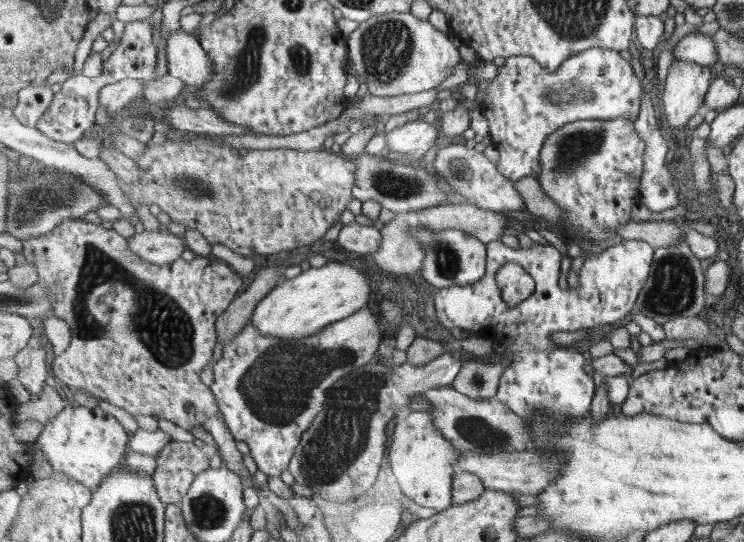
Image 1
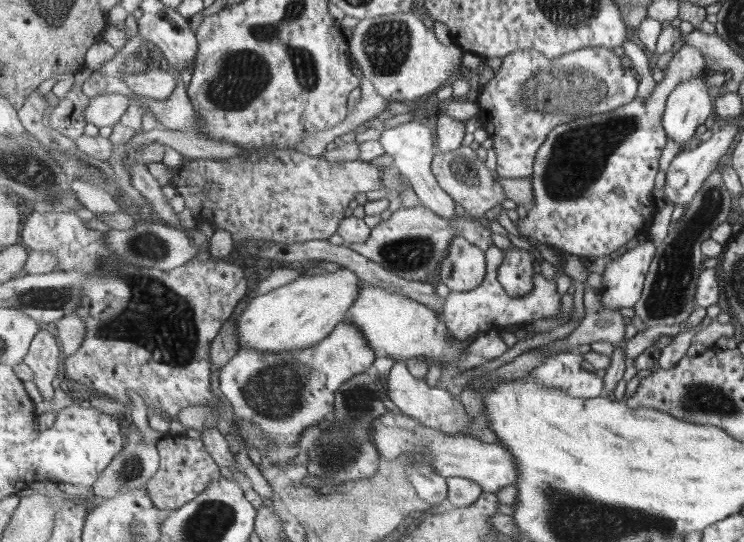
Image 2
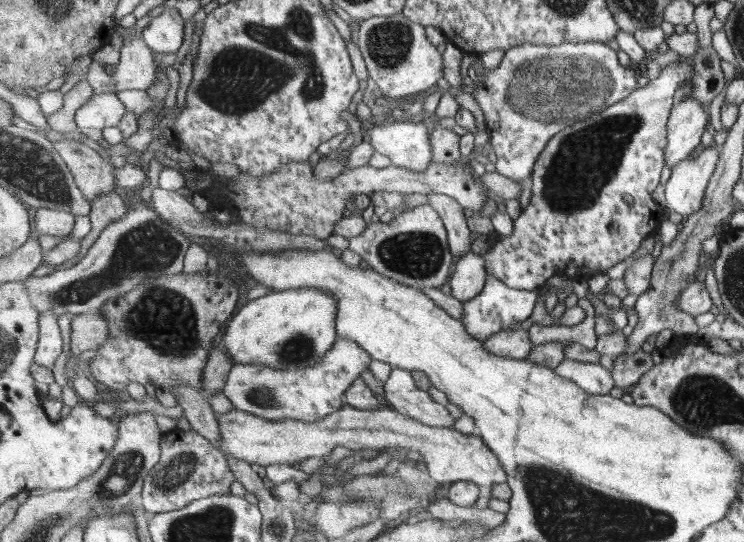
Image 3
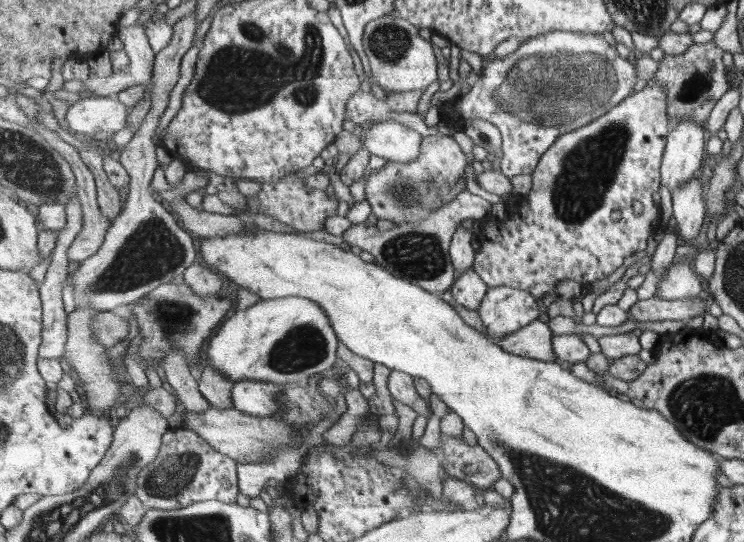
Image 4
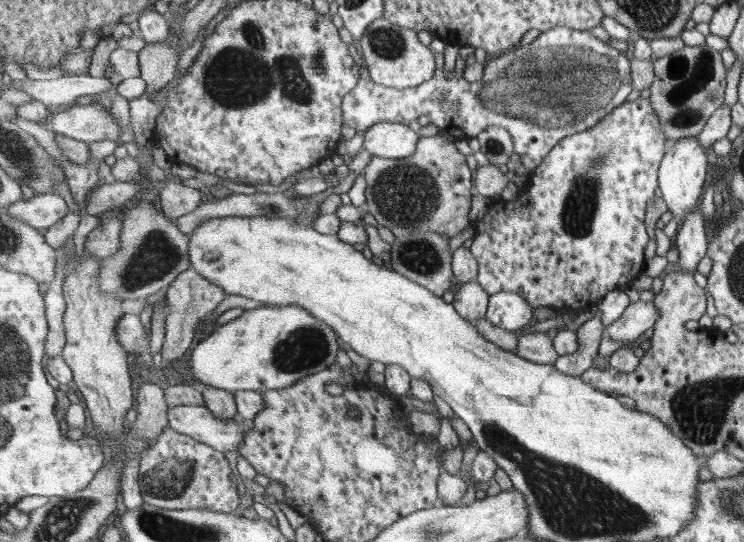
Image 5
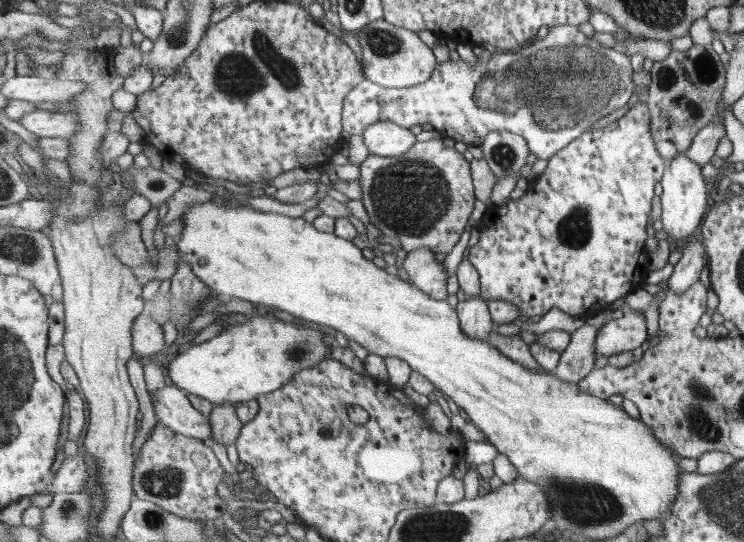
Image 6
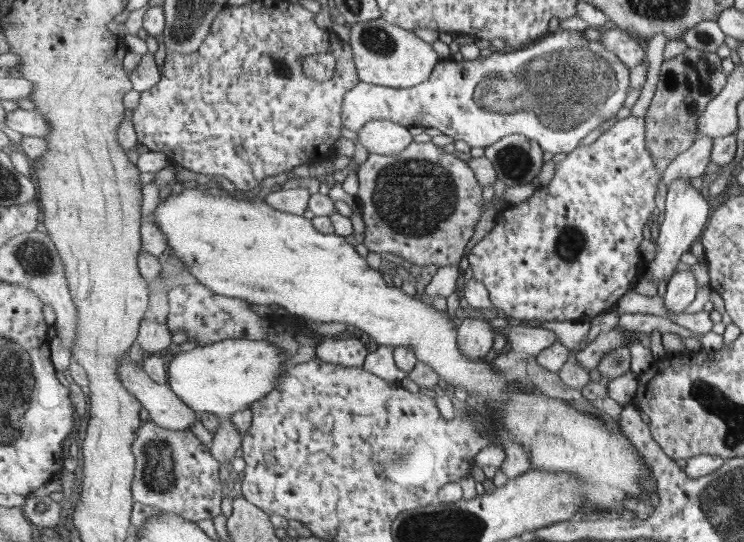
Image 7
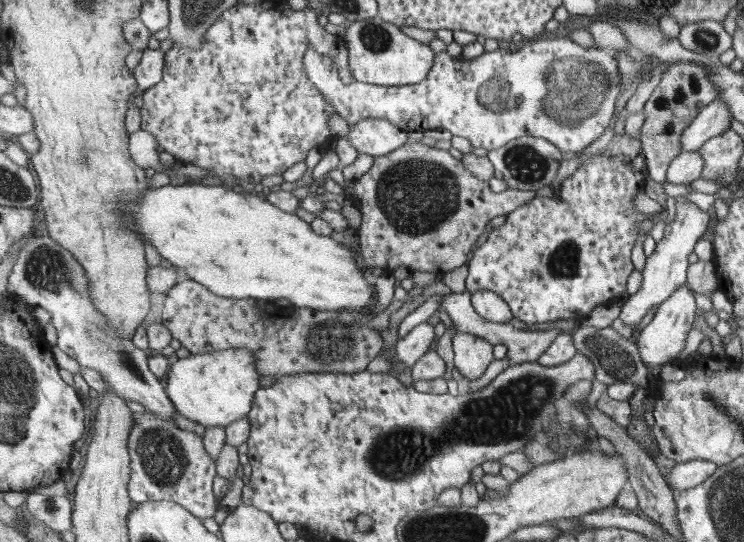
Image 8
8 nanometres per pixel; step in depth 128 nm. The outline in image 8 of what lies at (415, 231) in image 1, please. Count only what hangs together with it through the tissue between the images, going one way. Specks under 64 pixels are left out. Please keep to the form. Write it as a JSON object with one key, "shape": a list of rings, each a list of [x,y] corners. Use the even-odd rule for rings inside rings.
{"shape":[[[457,332],[453,339],[454,364],[463,375],[463,380],[470,382],[483,376],[493,358],[493,346],[479,335]]]}

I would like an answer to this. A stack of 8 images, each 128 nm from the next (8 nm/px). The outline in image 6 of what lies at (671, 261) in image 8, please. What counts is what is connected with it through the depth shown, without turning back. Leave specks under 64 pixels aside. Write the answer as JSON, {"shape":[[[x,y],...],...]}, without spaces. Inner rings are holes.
{"shape":[[[685,153],[677,155],[675,159],[668,162],[661,186],[663,229],[673,244],[677,241],[684,243],[685,240],[689,240],[689,237],[693,237],[695,230],[702,225],[701,220],[707,212],[707,204],[712,204],[707,194],[709,188],[705,186],[701,165]]]}

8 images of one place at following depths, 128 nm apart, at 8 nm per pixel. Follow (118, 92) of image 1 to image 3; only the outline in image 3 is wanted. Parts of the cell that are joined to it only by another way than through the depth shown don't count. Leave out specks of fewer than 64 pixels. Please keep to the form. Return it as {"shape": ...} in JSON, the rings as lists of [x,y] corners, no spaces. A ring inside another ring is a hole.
{"shape":[[[117,92],[92,93],[87,104],[75,112],[75,124],[79,130],[89,128],[101,131],[105,127],[116,127],[125,111],[126,106]]]}

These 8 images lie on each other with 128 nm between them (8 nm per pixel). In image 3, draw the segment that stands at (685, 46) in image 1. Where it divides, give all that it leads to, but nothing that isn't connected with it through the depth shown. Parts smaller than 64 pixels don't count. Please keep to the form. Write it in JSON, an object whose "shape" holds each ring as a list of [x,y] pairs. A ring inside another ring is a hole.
{"shape":[[[680,56],[679,61],[664,67],[657,79],[638,88],[635,94],[630,94],[629,97],[618,102],[618,104],[607,107],[607,110],[601,111],[599,114],[590,115],[591,118],[588,116],[587,120],[583,120],[583,122],[579,122],[575,126],[565,128],[561,134],[555,134],[555,138],[551,138],[551,141],[547,144],[546,149],[534,166],[534,173],[531,176],[533,180],[531,202],[522,210],[518,218],[513,221],[512,234],[506,236],[498,234],[499,240],[491,242],[491,249],[487,254],[483,255],[489,276],[495,276],[497,279],[502,280],[503,283],[507,283],[507,286],[511,288],[528,291],[541,289],[543,284],[546,283],[546,279],[554,276],[557,270],[563,270],[565,275],[573,280],[587,279],[591,275],[605,274],[606,270],[609,270],[611,266],[615,266],[615,264],[623,262],[629,256],[633,256],[633,252],[641,246],[641,240],[656,232],[662,222],[663,207],[653,200],[653,192],[655,192],[655,188],[661,182],[661,172],[663,172],[663,166],[666,164],[666,149],[669,142],[669,117],[671,116],[673,105],[675,105],[675,100],[678,97],[677,93],[681,89],[683,82],[692,80],[696,70],[692,66],[692,62],[683,60],[683,58],[685,57]],[[627,196],[633,198],[632,205],[630,205],[631,202],[627,202]]]}

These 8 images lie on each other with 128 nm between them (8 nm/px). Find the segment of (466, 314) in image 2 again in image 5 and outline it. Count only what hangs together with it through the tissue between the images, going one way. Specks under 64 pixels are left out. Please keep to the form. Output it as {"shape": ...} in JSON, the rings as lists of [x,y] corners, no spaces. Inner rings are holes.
{"shape":[[[512,290],[501,291],[490,295],[486,318],[498,327],[518,333],[535,318],[535,312],[523,295]]]}

